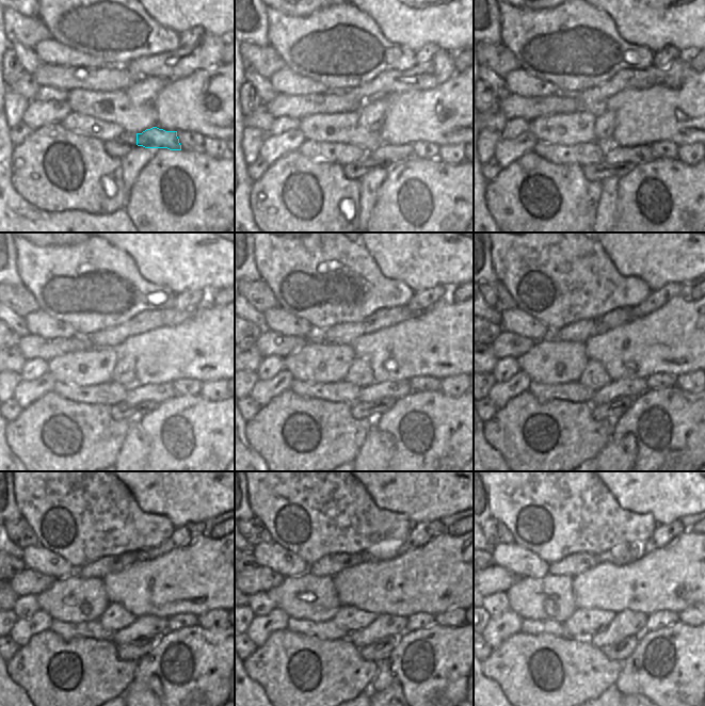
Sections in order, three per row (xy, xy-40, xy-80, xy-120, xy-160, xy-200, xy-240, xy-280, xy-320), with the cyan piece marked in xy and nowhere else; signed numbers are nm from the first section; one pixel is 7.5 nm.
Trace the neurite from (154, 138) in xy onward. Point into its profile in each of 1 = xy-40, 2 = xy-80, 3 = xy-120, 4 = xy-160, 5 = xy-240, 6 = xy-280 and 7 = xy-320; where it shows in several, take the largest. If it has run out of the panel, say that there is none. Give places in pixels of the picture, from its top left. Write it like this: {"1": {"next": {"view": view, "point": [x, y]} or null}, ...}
{"1": {"next": {"view": "xy-40", "point": [402, 154]}}, "2": {"next": {"view": "xy-80", "point": [638, 155]}}, "3": {"next": {"view": "xy-120", "point": [158, 394]}}, "4": {"next": {"view": "xy-160", "point": [396, 389]}}, "5": {"next": {"view": "xy-240", "point": [148, 625]}}, "6": {"next": {"view": "xy-280", "point": [382, 626]}}, "7": {"next": {"view": "xy-320", "point": [625, 624]}}}

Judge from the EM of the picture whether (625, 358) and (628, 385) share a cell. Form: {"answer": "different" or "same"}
{"answer": "different"}

